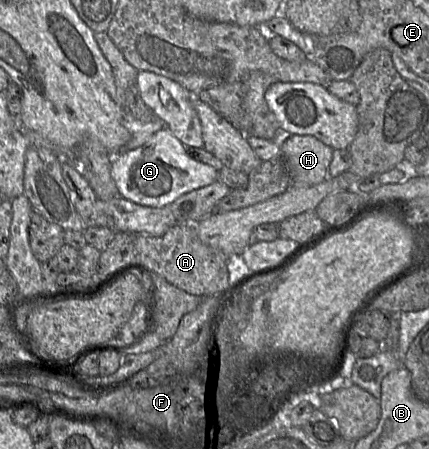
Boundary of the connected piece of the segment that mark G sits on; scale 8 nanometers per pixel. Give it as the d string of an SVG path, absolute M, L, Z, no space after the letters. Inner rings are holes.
M167 128L156 132L145 144L113 156L111 176L121 197L142 206L162 208L180 196L218 180L219 170L192 158L187 147Z

